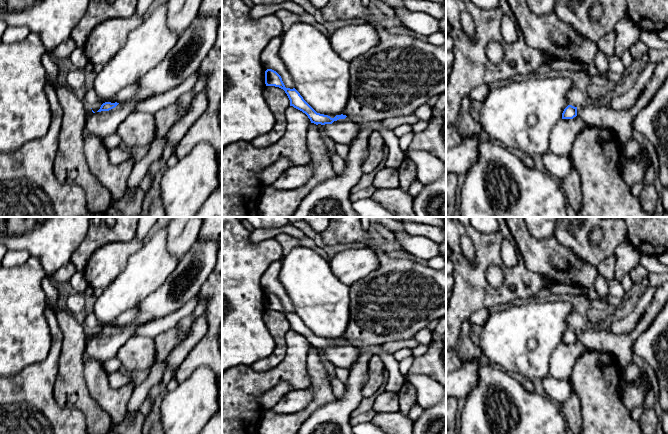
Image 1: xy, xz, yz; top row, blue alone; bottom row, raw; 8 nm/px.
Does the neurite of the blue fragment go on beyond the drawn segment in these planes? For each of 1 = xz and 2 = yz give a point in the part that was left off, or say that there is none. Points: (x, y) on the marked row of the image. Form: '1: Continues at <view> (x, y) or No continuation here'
1: No continuation here
2: No continuation here

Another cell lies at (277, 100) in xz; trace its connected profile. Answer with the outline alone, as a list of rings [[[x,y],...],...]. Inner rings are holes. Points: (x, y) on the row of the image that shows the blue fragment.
[[[266,86],[263,90],[265,101],[275,117],[275,124],[271,131],[260,135],[251,141],[256,148],[270,146],[276,143],[285,133],[287,120],[285,112],[290,106],[290,100],[285,91],[279,87]]]

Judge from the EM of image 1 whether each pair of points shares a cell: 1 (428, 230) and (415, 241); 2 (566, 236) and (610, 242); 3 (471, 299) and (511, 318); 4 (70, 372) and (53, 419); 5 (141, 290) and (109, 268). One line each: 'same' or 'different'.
1: different
2: same
3: different
4: different
5: different

